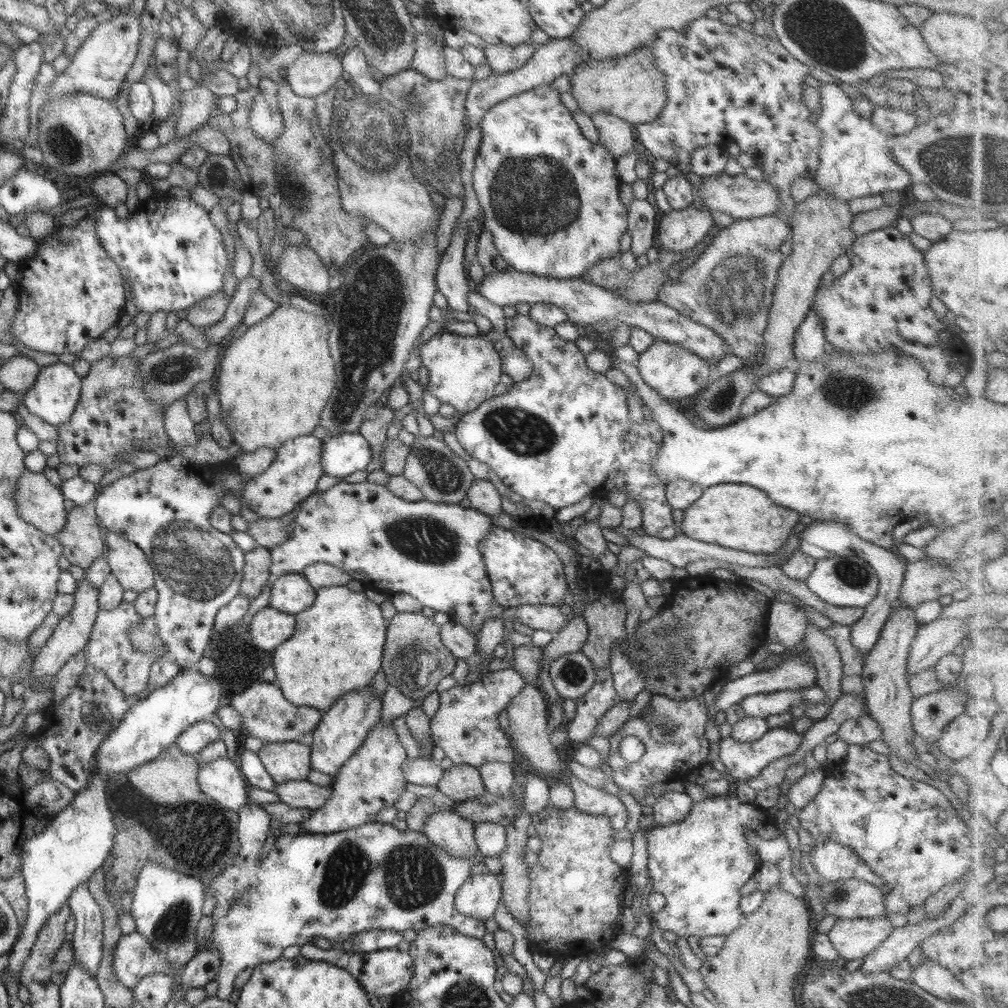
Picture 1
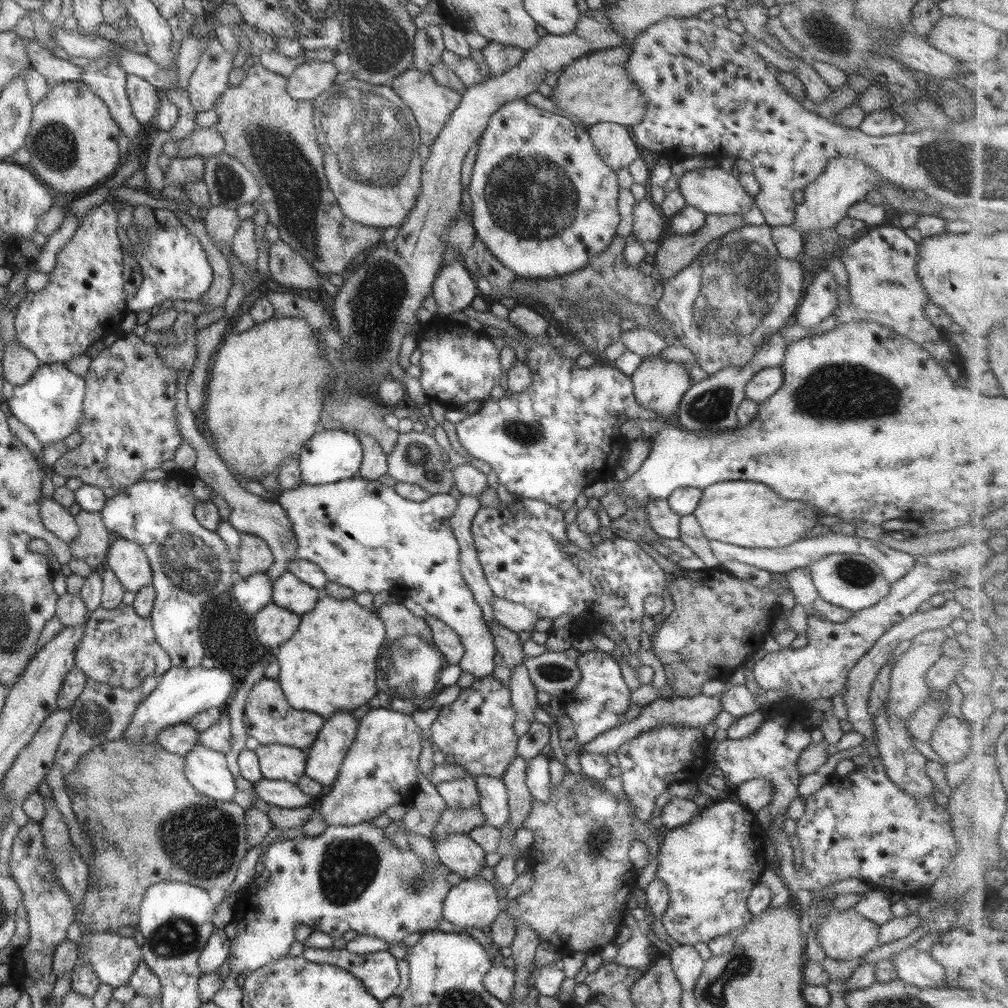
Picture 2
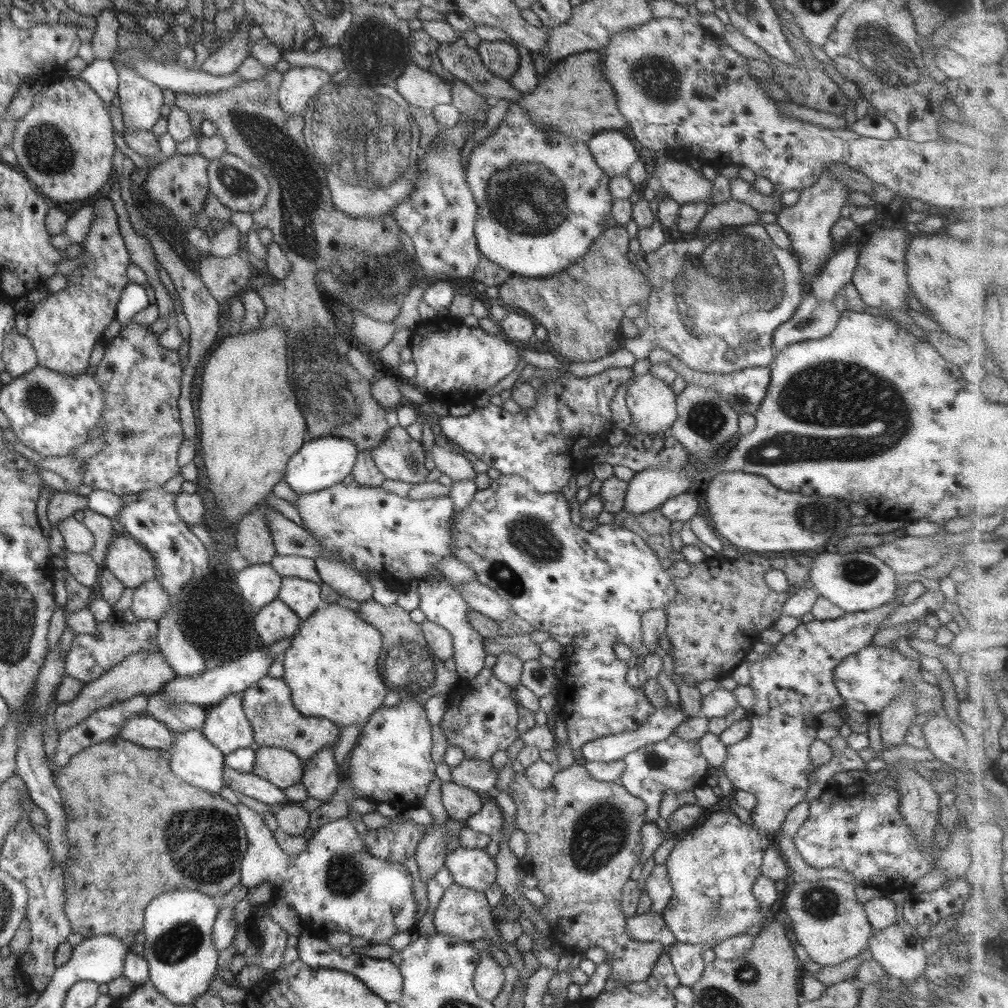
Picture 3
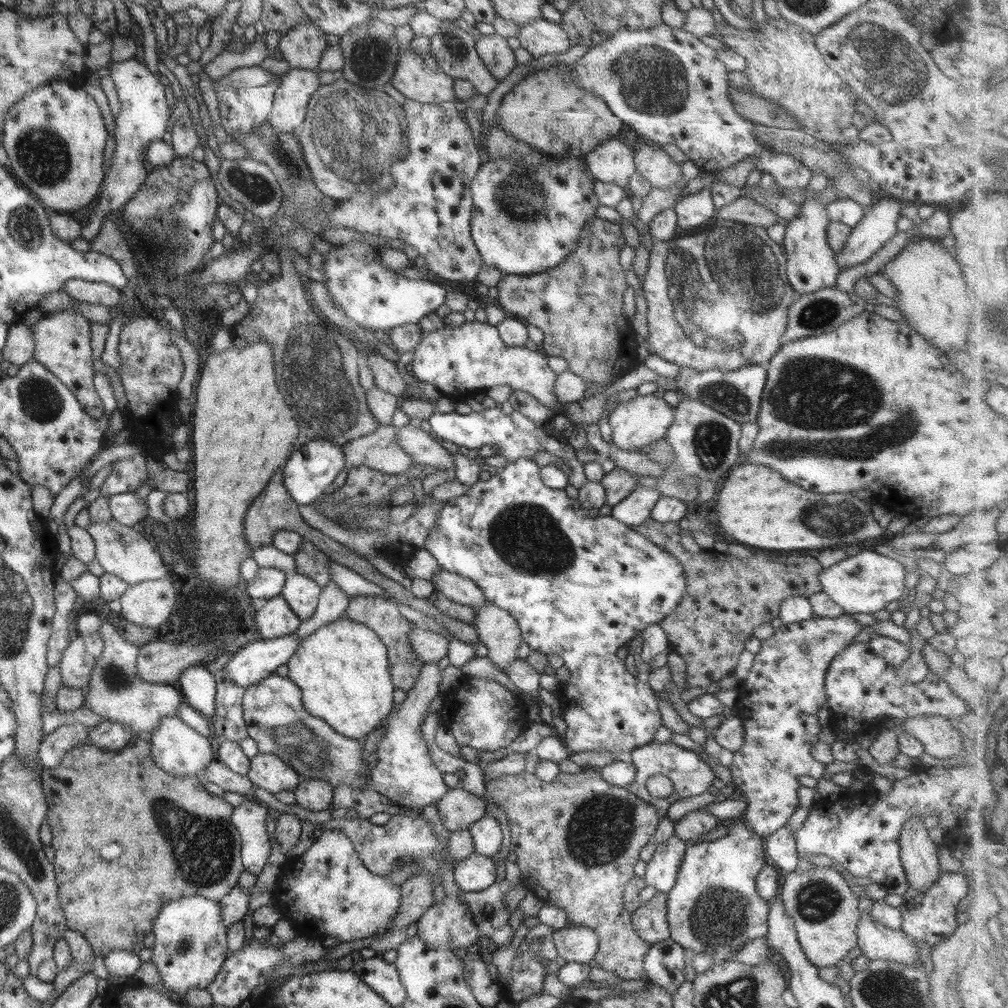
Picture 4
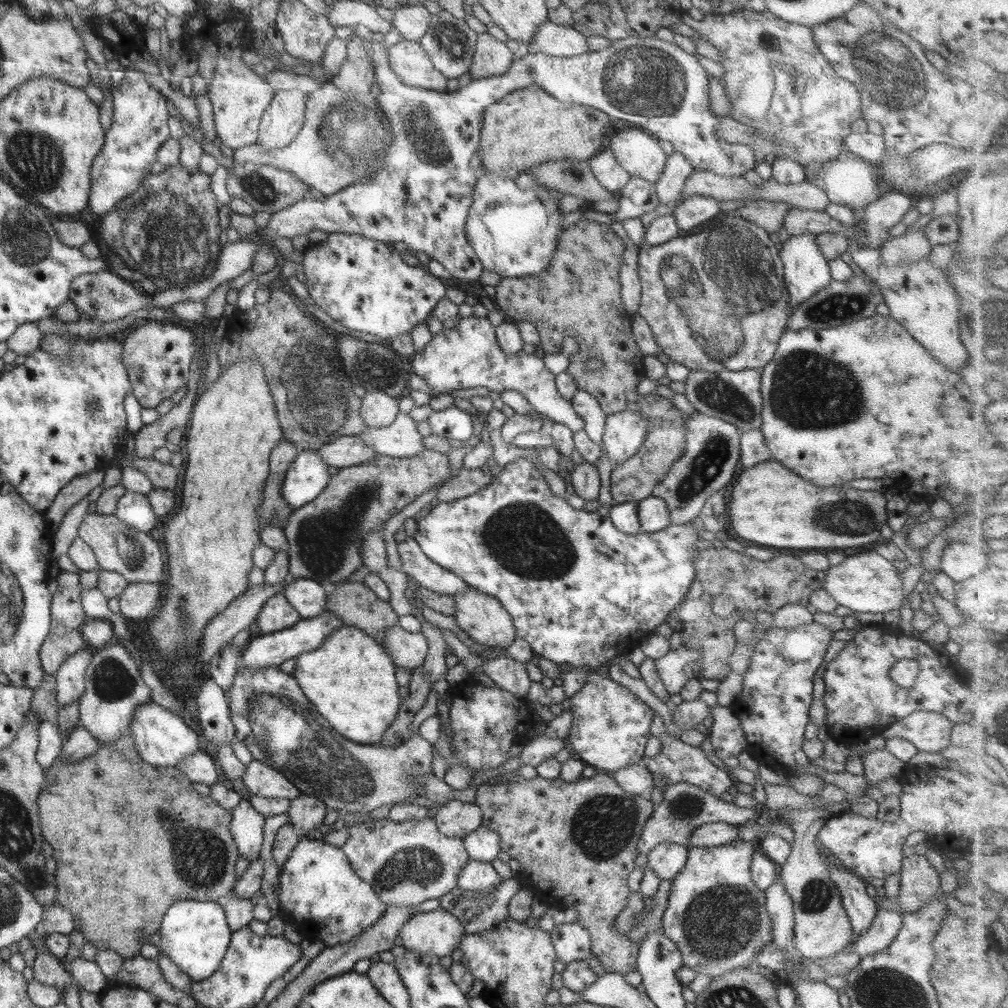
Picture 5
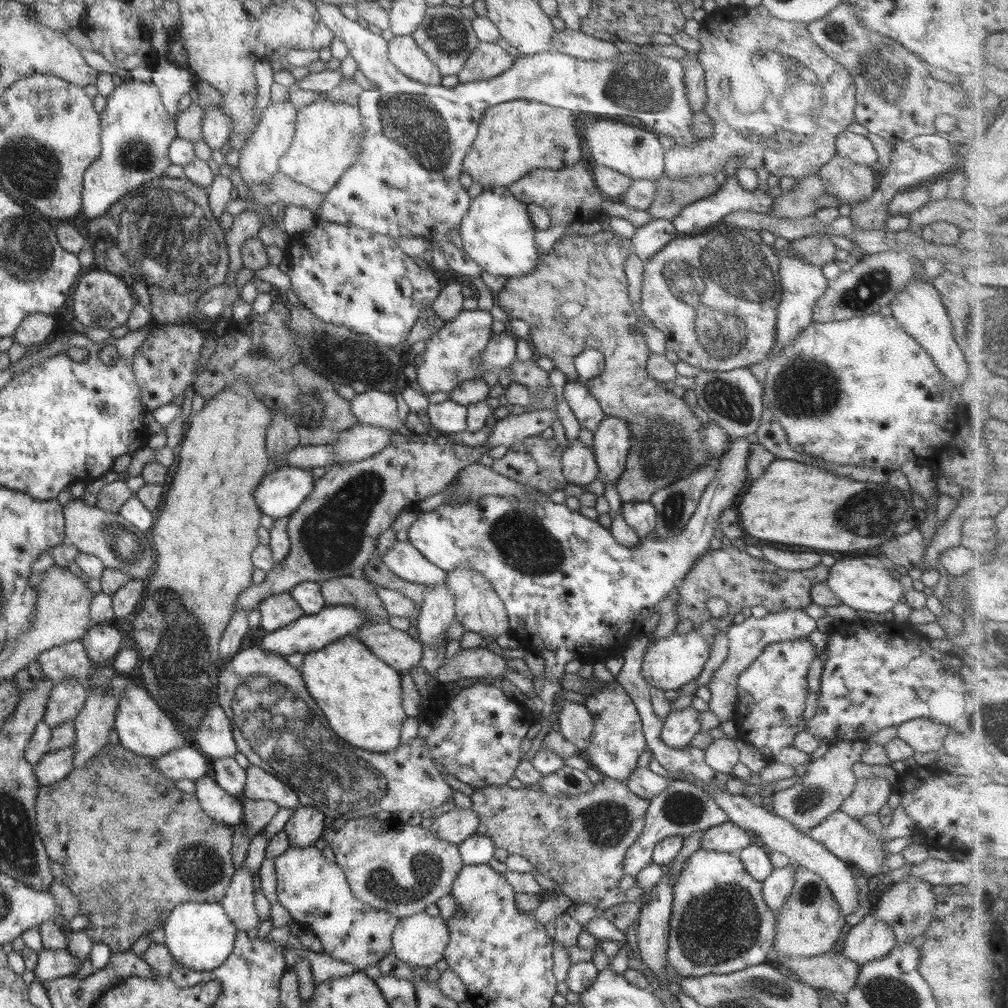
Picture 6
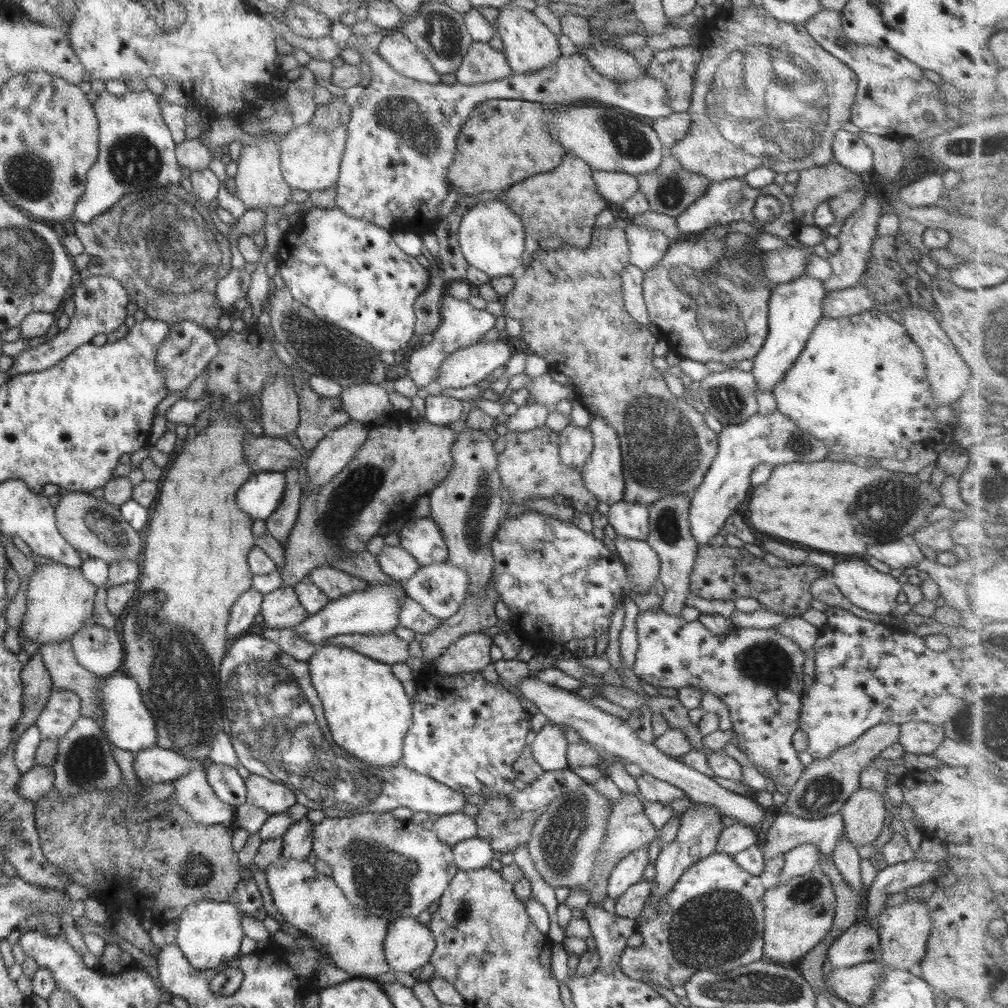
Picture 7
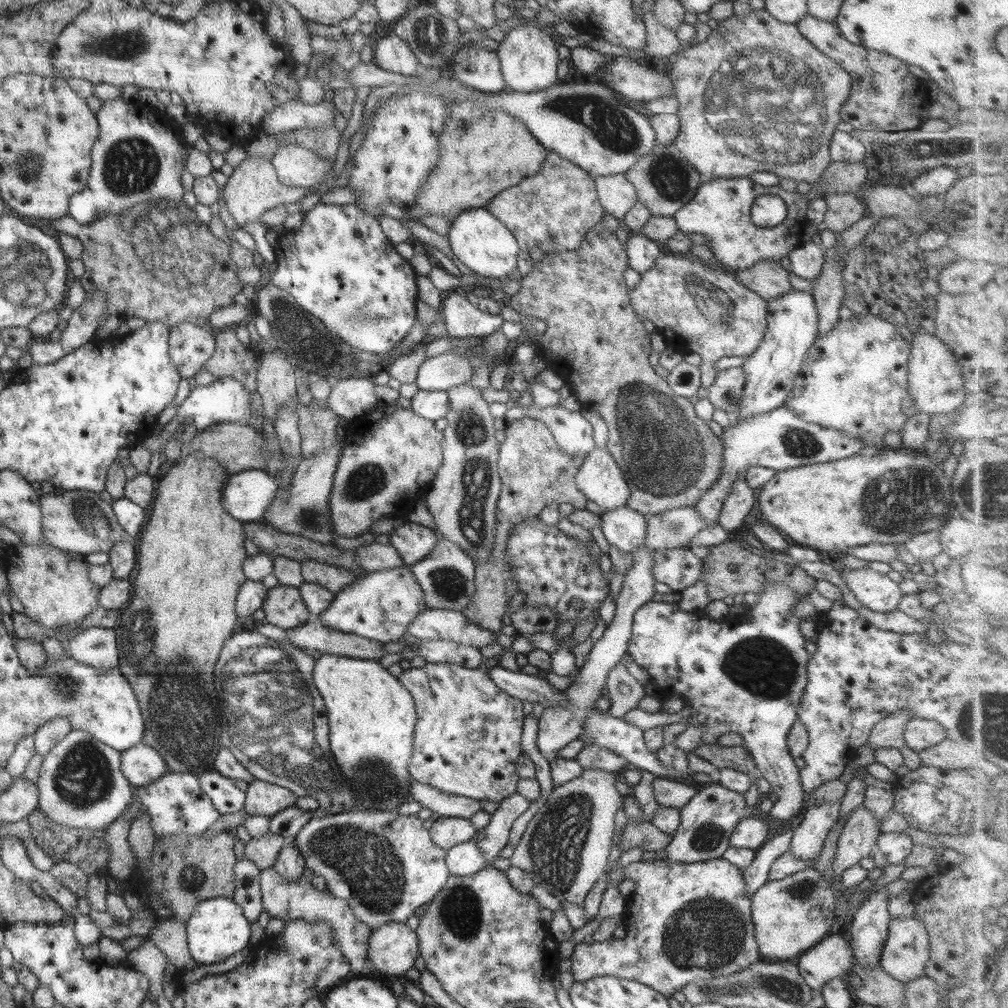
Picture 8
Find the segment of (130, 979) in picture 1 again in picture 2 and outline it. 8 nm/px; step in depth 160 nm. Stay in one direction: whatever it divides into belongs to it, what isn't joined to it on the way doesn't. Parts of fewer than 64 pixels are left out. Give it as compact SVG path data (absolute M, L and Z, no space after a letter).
M97 932L80 944L77 961L85 961L100 982L112 987L129 984L137 964L142 961L142 949L135 938L123 938L118 933Z

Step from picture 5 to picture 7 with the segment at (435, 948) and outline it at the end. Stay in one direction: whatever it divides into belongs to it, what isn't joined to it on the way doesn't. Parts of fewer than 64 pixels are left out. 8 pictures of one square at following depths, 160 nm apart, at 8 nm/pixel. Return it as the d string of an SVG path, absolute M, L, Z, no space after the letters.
M397 918L388 925L384 959L394 972L414 972L429 962L436 941L426 924L412 918Z

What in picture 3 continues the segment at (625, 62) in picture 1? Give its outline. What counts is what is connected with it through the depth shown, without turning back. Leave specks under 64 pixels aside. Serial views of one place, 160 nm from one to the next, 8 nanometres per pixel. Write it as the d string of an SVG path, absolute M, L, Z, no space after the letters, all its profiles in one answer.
M584 51L567 56L538 78L532 92L523 95L516 102L529 112L533 122L546 128L555 128L568 138L588 142L594 135L604 131L621 131L627 123L618 110L614 89L603 78L599 69L599 51Z

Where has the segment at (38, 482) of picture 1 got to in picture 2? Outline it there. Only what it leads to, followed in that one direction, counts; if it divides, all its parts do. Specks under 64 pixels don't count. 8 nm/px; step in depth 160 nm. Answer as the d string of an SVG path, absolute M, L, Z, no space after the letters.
M39 498L39 510L45 526L64 542L70 543L77 539L80 532L75 516L54 499Z

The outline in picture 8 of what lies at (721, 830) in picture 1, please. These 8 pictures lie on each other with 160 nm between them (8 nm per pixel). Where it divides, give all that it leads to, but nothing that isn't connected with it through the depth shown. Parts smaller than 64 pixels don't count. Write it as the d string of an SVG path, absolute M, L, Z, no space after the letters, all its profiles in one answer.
M719 857L692 864L676 864L666 860L632 862L623 868L623 879L634 881L634 892L625 897L621 920L626 927L624 938L610 937L605 942L583 942L576 945L571 973L576 982L596 978L618 978L642 983L667 997L682 986L744 970L759 962L760 952L754 936L751 898L745 894L744 874L738 867Z

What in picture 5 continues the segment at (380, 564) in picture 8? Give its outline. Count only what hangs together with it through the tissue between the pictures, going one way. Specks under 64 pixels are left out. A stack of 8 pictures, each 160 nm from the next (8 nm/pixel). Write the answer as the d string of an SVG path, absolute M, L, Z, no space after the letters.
M408 538L398 543L397 550L402 570L420 586L448 596L453 596L468 586L459 576L430 560L416 540Z

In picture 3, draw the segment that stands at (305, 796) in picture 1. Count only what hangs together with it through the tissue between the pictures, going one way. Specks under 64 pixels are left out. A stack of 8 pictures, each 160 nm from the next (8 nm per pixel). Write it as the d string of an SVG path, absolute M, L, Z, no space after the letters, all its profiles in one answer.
M229 766L223 768L224 786L236 790L244 796L255 798L258 802L279 807L290 804L284 789L274 786L271 782L256 776L254 773L243 773Z

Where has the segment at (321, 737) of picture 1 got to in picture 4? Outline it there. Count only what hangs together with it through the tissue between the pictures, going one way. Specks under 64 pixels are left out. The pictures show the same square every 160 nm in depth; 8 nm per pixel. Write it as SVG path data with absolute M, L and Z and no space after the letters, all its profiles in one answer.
M302 779L293 790L295 804L312 812L330 809L333 804L333 791L332 785L323 779Z

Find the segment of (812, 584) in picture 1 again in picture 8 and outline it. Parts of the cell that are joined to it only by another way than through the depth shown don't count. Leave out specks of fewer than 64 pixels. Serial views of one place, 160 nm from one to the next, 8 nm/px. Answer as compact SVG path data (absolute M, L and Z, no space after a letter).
M870 569L841 570L852 594L862 603L862 606L876 612L894 612L904 599L899 584L884 573Z

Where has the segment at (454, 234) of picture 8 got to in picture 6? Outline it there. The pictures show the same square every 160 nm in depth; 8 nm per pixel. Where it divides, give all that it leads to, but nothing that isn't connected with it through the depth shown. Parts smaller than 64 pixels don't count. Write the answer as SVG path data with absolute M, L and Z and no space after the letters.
M495 184L484 189L477 197L471 200L469 211L459 226L460 238L465 245L465 253L479 263L480 268L488 274L504 276L506 278L519 277L528 274L537 265L540 252L534 244L534 233L537 228L528 216L526 204L520 202L506 186Z

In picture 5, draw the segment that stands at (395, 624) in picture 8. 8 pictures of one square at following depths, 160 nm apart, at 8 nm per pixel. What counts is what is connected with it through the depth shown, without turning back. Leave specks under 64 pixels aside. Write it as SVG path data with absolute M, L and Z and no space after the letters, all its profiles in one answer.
M323 613L315 617L301 618L297 623L294 623L294 626L287 629L279 630L267 635L260 634L258 638L249 640L241 650L242 655L241 662L239 662L239 668L248 667L250 669L259 669L262 667L279 667L289 658L296 658L299 654L319 649L326 638L341 626L345 626L345 624L339 616L336 616L333 613Z

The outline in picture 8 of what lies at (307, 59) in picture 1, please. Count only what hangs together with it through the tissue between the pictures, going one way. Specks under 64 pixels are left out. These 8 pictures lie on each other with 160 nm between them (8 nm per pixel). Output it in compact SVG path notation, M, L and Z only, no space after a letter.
M248 156L238 167L234 168L224 190L222 190L221 198L227 203L227 208L230 209L231 216L234 217L237 226L243 228L247 222L259 222L263 213L266 210L272 210L278 206L278 203L287 205L299 202L311 192L311 189L294 188L282 184L276 176L271 161L267 158Z

